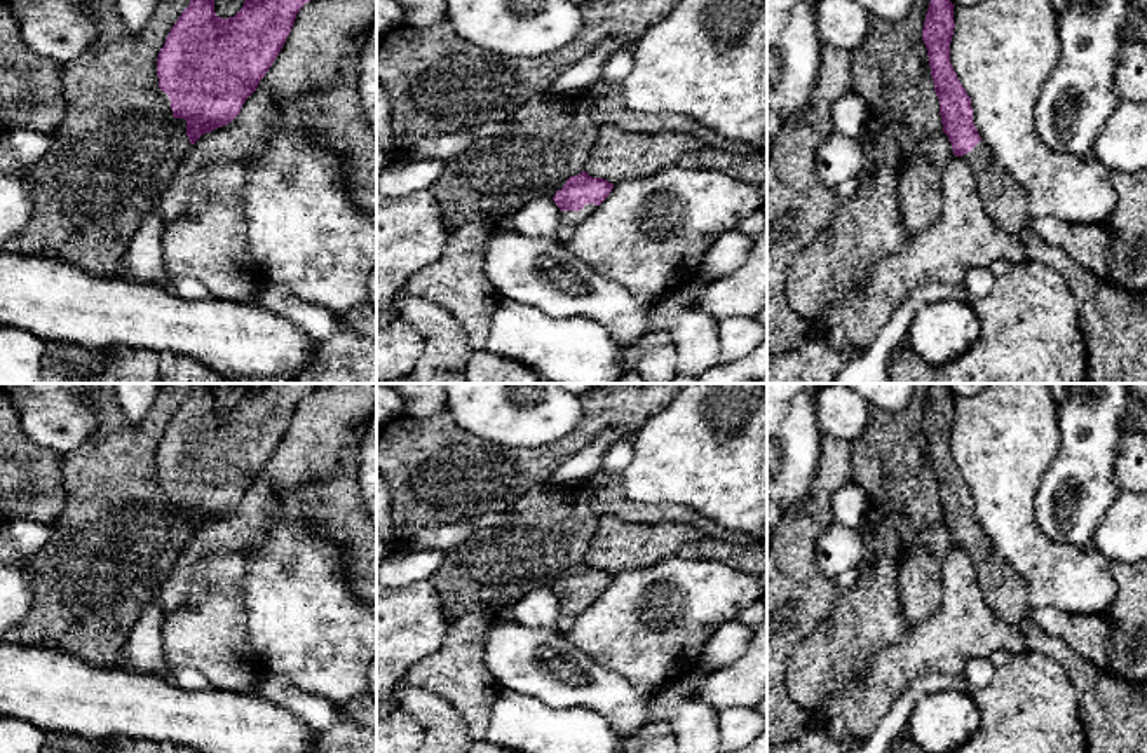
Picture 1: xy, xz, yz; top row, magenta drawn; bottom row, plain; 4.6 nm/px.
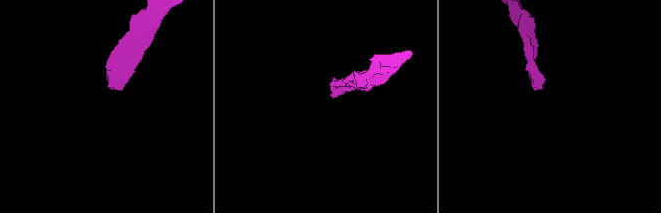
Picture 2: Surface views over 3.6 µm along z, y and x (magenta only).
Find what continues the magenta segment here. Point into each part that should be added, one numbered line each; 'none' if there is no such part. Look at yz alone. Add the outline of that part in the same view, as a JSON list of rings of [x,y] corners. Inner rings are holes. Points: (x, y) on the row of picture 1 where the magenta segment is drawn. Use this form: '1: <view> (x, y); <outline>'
1: yz (1113, 321); [[[983,141],[962,159],[974,174],[978,197],[988,218],[1023,244],[1027,260],[1053,267],[1069,286],[1077,305],[1079,331],[1086,345],[1086,383],[1147,383],[1147,296],[1135,296],[1095,275],[1062,248],[1041,239],[1032,230],[1032,218],[1027,213],[1027,192],[992,164],[992,155]]]

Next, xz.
1: xz (569, 220); [[[586,204],[580,211],[560,211],[558,241],[568,242],[575,228],[596,209],[596,204]]]

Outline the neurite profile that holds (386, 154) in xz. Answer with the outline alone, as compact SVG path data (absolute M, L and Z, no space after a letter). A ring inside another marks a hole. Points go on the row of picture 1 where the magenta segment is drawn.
M377 84L377 178L396 159L390 103Z

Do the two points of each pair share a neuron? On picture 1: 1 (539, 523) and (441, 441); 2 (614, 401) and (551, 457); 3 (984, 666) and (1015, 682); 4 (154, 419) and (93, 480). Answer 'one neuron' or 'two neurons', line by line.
1: two neurons
2: one neuron
3: two neurons
4: one neuron

